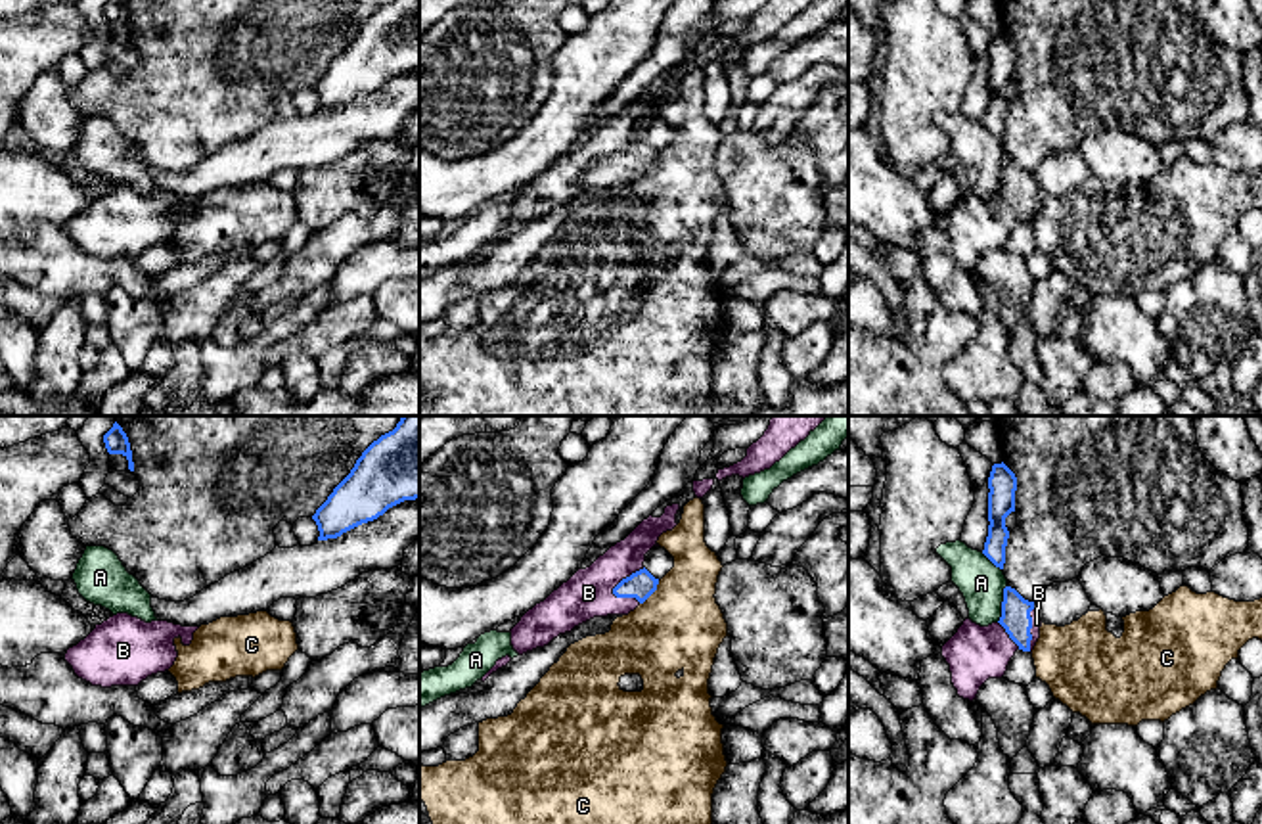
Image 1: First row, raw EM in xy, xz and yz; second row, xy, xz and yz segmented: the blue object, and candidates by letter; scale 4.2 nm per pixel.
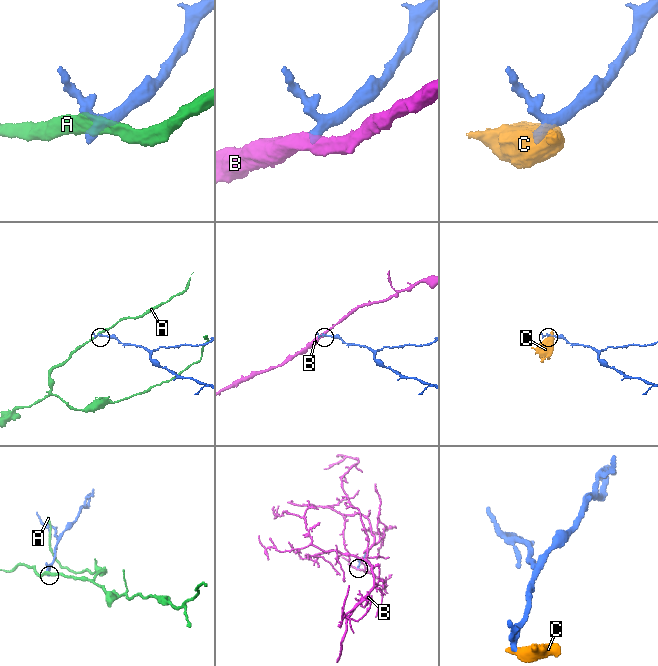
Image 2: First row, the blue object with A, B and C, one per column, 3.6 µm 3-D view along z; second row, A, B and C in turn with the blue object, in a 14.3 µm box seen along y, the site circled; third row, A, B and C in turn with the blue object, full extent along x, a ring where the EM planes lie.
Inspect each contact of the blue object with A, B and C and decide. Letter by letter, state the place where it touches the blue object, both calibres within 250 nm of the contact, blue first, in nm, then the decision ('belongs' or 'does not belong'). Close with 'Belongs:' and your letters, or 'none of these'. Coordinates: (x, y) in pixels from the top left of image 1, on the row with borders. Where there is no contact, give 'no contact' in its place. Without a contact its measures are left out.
A: contact yz (1002, 604); calibres 130 and 190 nm; does not belong
B: contact xz (627, 577); calibres 120 and 200 nm; belongs
C: contact xz (652, 593); calibres 120 and 360 nm; does not belong
Belongs: B

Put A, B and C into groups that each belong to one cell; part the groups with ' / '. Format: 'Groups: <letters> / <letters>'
Groups: A / B / C

